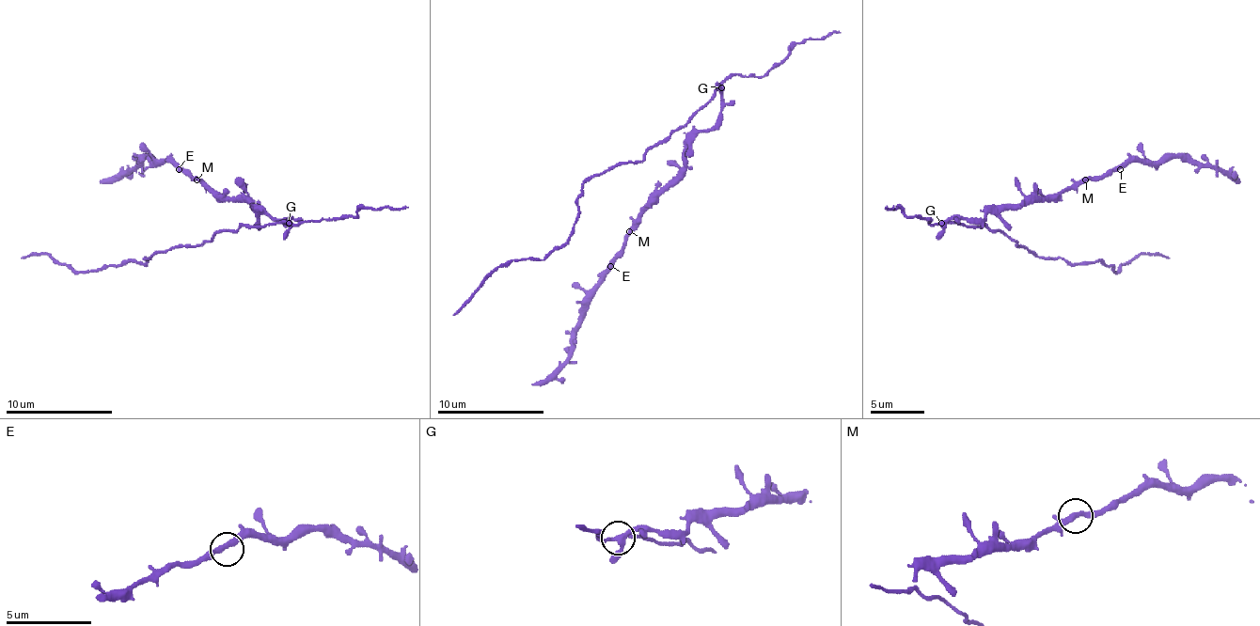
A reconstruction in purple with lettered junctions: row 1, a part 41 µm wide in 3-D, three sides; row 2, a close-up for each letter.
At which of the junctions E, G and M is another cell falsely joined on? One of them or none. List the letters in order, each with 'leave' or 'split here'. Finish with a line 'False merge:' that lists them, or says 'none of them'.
E: leave
G: split here
M: leave
False merge: G

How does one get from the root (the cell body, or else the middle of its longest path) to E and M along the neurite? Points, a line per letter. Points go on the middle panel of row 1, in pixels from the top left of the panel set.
E: (717, 89), (720, 118), (696, 134), (685, 169), (639, 217), (623, 252), (610, 266)
M: (717, 89), (720, 118), (696, 134), (688, 148), (685, 169), (629, 231)

